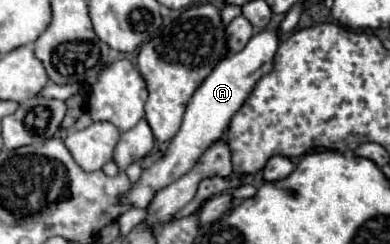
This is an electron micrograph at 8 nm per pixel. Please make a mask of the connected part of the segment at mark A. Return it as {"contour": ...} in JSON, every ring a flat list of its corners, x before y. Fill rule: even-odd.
{"contour":[[265,29,265,31,259,31,251,37,251,41,245,45,243,51,239,53,233,53,229,57,225,57,213,71,211,75,201,83,201,87,195,91,195,95,191,97,191,101,187,103,187,109,185,109,185,115,183,115,183,123,181,123,181,129,177,131,177,135,171,139,165,155,161,159,157,159,151,167,143,169,141,177,137,183,131,183,129,191,123,193,119,197,119,203,123,205,131,205,131,207,137,207,137,209,145,209,153,195,167,187,169,183,177,181,179,177,183,177,185,173,189,173,199,157,213,145,221,139,223,131,227,129,231,117,235,115,235,111,247,101,247,97,251,95,255,83,265,77,271,69,273,69,273,57,279,49,279,43,281,43,281,35,279,35,279,29]]}

